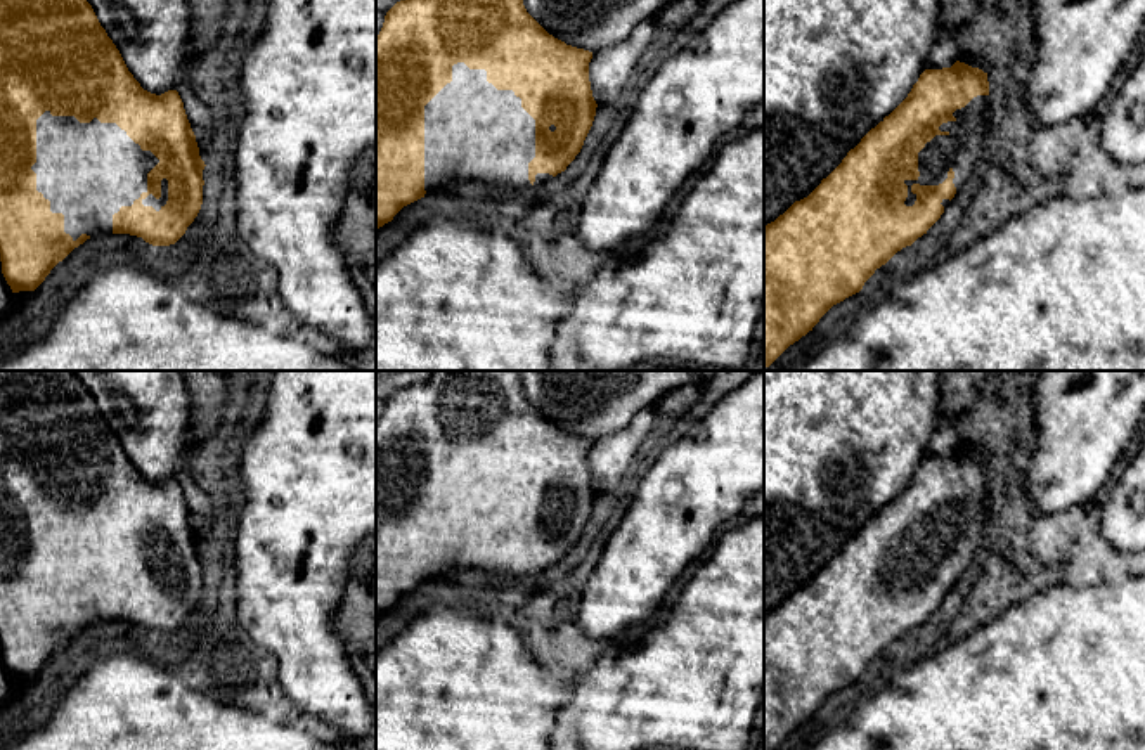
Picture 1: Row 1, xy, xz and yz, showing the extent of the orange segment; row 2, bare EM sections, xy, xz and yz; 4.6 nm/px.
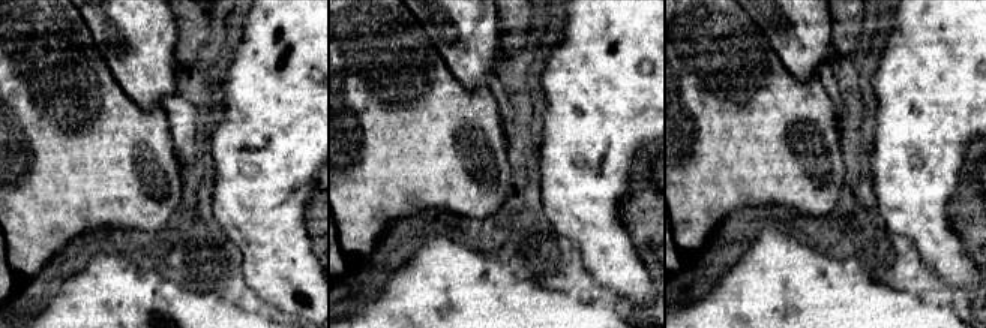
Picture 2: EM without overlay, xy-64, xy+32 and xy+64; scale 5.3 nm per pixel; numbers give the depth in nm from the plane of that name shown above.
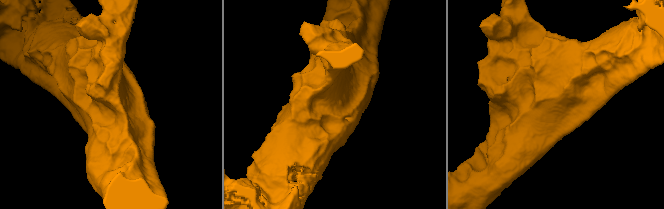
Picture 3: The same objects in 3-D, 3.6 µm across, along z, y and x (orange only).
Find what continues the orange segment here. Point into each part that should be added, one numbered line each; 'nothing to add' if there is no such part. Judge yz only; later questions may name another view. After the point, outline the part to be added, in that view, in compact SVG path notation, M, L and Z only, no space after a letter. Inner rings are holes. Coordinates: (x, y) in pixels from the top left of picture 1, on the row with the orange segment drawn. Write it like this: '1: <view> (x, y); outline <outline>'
1: yz (967, 142); outline M989 95L974 97L965 107L953 113L954 121L942 123L935 135L918 152L916 180L904 180L908 185L906 206L913 206L916 194L911 192L913 184L939 185L948 178L948 171L954 171L953 184L956 192L965 185L970 173L986 156L989 144L989 130L996 128L996 107L989 107Z

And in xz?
1: xz (473, 132); outline M452 66L452 81L424 106L424 191L452 182L480 182L490 187L527 189L528 163L535 158L535 120L513 90L497 90L485 69Z

